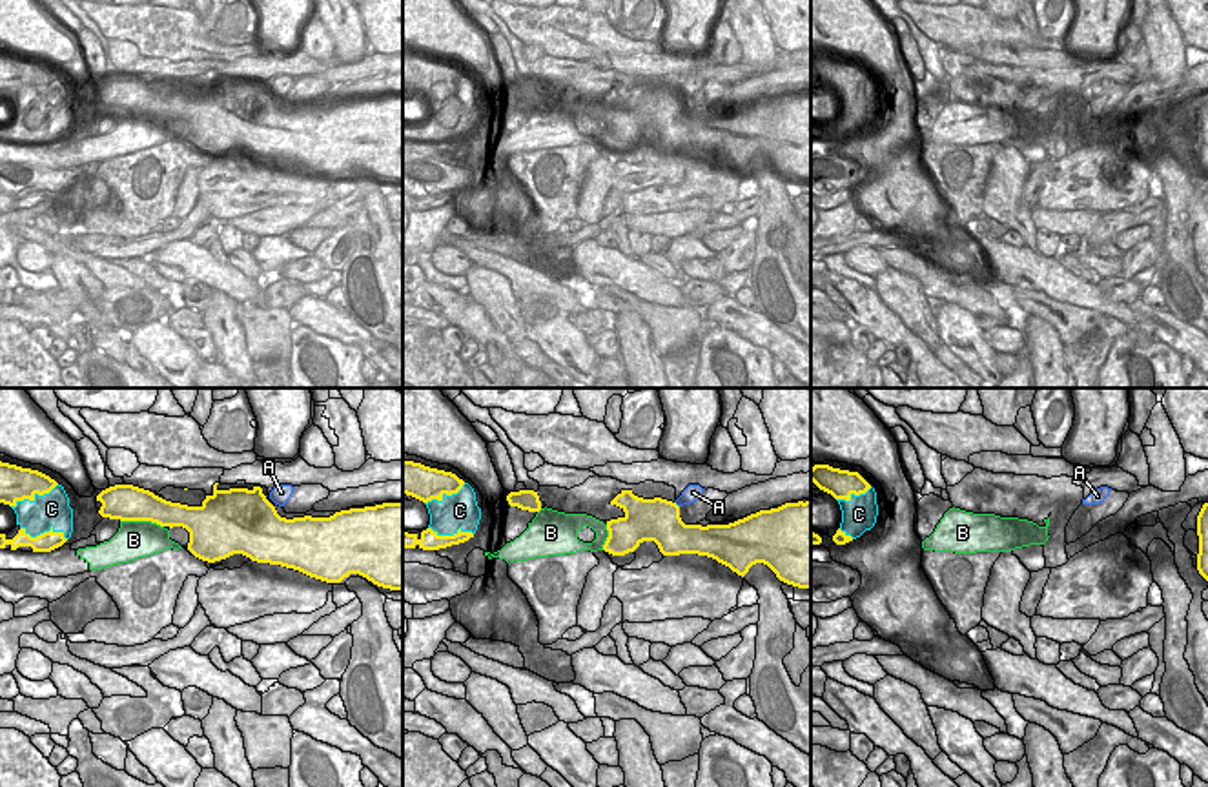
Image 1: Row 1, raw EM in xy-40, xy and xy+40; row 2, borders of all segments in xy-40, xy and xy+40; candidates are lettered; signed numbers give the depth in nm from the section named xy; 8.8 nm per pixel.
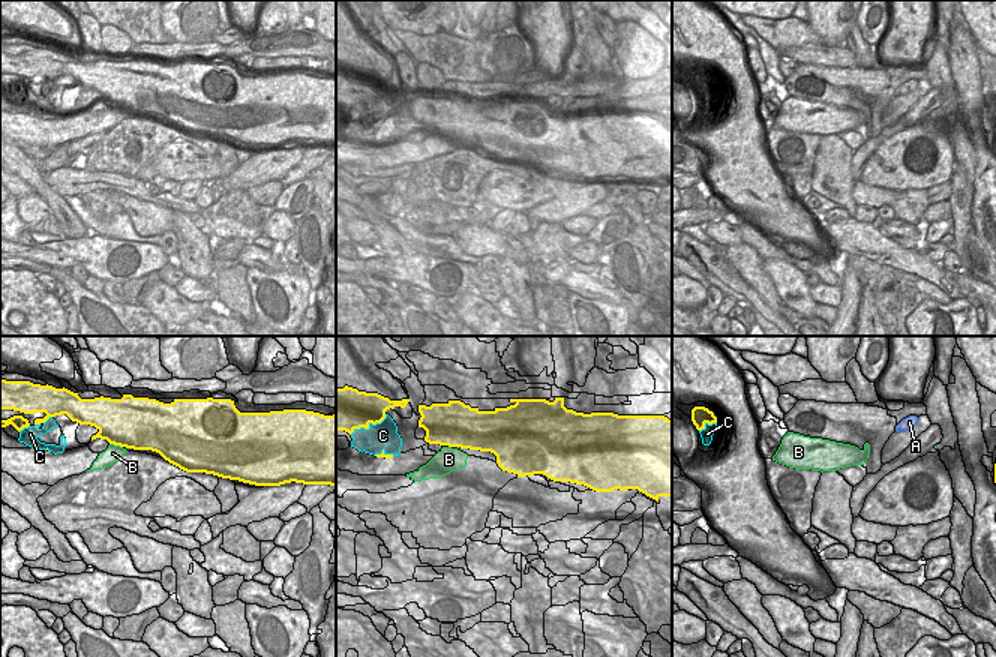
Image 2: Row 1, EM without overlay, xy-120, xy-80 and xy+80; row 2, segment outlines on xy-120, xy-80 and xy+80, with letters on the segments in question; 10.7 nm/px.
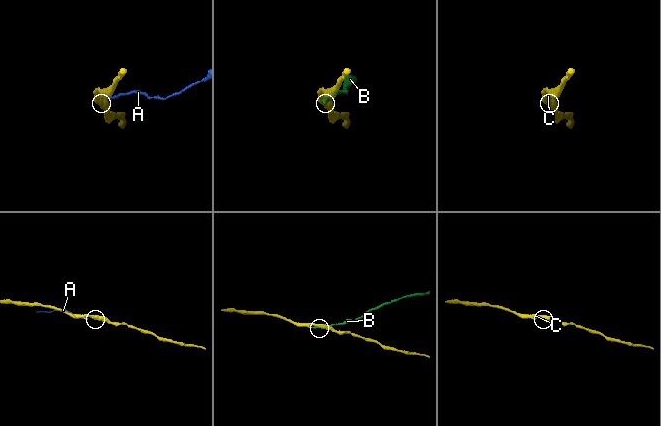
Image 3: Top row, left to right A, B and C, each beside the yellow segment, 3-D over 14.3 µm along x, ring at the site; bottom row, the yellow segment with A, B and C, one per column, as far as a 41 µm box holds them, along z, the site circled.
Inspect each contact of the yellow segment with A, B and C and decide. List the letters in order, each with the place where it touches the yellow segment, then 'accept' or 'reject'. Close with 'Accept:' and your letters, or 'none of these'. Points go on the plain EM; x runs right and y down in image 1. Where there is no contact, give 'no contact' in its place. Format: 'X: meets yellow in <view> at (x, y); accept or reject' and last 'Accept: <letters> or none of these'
A: meets yellow in xy at (676, 97); reject
B: meets yellow in xy-40 at (143, 112); reject
C: meets yellow in xy-40 at (44, 124); reject
Accept: none of these

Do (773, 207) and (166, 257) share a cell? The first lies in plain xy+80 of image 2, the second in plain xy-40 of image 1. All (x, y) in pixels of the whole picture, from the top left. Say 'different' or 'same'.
different

